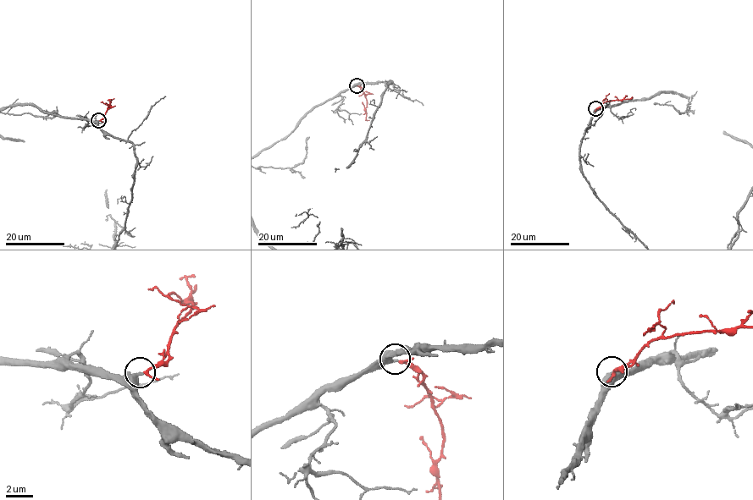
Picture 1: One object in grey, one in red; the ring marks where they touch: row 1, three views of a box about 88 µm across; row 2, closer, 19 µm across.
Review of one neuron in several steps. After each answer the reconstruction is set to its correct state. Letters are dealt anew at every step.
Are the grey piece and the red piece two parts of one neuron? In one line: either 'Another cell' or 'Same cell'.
Same cell

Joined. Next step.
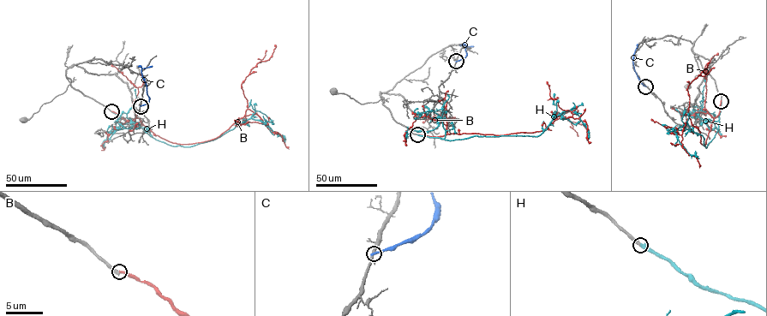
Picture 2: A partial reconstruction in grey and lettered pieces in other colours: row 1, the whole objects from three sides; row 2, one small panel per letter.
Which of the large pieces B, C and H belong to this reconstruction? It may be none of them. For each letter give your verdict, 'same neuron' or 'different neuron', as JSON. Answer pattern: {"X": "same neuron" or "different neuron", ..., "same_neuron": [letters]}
{"B": "different neuron", "C": "different neuron", "H": "same neuron", "same_neuron": ["H"]}

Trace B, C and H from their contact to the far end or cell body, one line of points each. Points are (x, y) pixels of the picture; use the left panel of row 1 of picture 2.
B: (111, 111), (173, 143), (212, 140), (244, 116), (248, 103), (242, 83), (258, 62), (270, 57), (275, 44)
C: (140, 106), (149, 99), (141, 69), (152, 66)
H: (111, 111), (173, 146), (190, 146), (213, 140), (250, 118), (265, 122), (284, 138), (284, 141)

